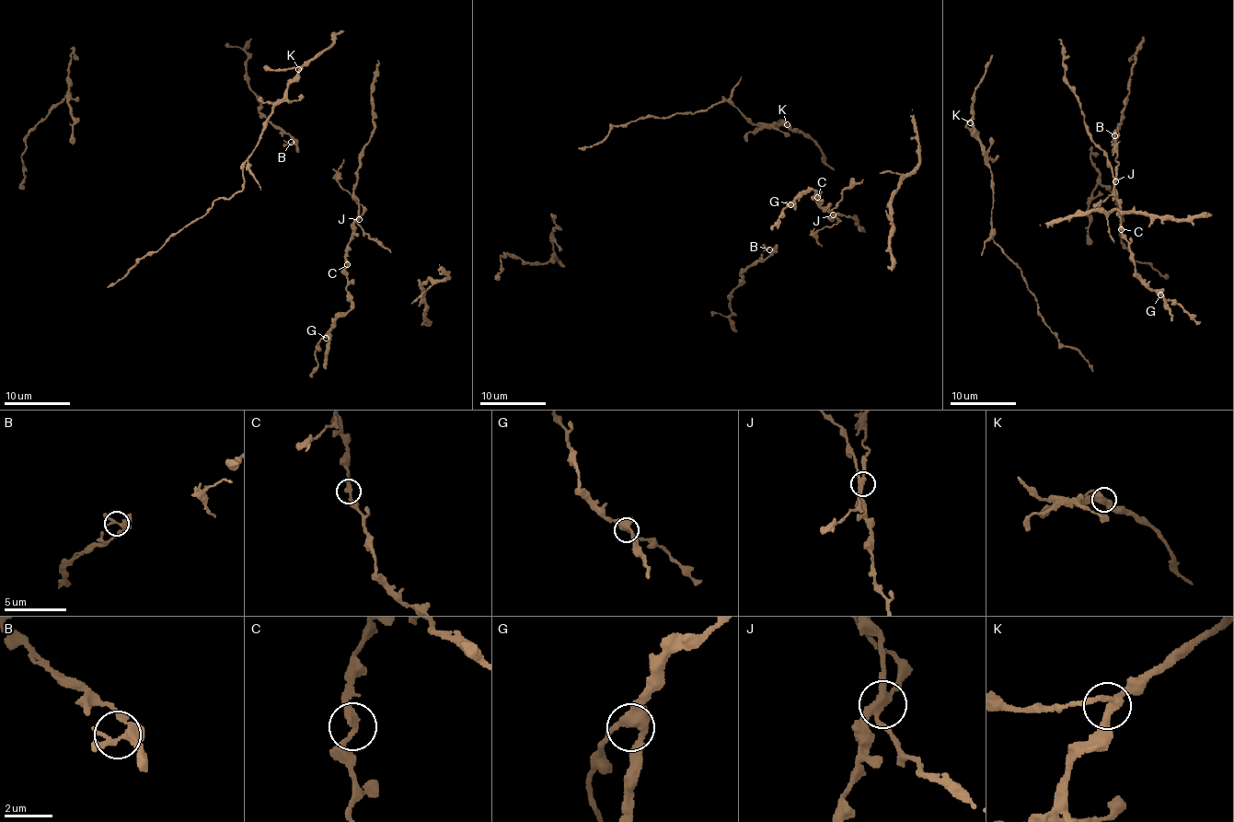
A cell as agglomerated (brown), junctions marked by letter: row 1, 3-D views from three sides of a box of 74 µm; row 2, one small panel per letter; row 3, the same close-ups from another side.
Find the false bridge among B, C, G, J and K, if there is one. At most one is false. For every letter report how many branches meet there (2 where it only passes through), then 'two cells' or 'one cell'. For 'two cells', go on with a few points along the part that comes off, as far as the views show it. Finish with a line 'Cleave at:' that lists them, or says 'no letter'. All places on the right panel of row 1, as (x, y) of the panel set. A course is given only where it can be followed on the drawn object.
B: 4 branches meet; one cell
C: 2 branches meet; one cell
G: 3 branches meet; one cell
J: 4 branches meet; two cells; foreign part runs (1115, 181), (1119, 162), (1114, 152), (1118, 128)
K: 3 branches meet; one cell
Cleave at: J

